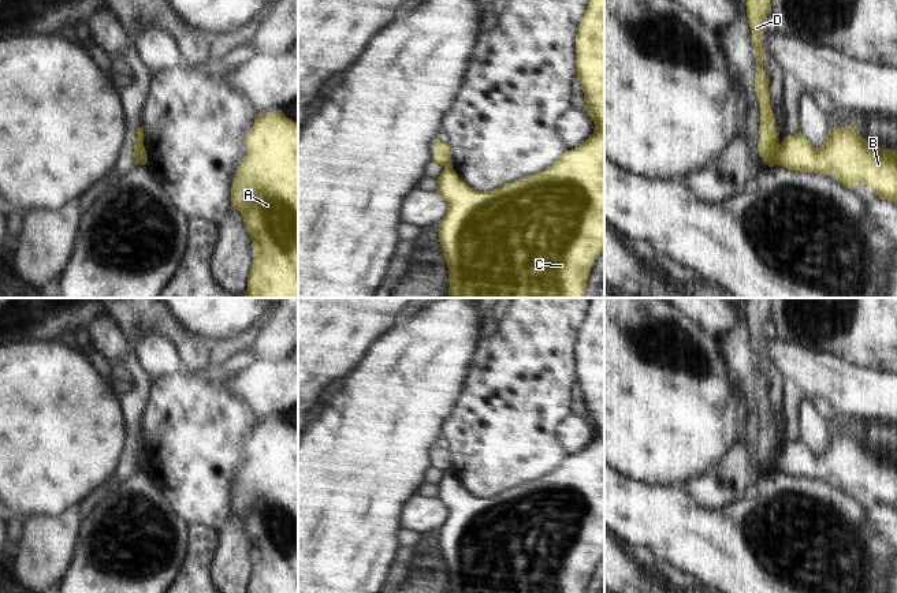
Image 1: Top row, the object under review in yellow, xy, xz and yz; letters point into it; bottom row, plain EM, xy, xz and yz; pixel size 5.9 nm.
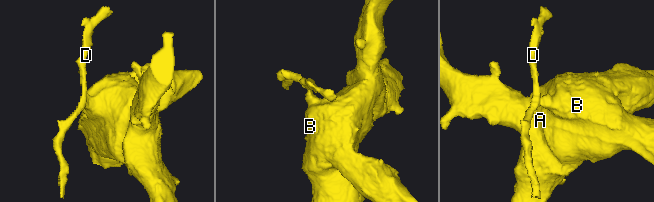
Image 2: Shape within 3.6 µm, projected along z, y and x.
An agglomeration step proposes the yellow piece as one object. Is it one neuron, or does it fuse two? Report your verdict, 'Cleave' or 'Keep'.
Cleave

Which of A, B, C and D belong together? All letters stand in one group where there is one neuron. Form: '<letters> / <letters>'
A B C / D

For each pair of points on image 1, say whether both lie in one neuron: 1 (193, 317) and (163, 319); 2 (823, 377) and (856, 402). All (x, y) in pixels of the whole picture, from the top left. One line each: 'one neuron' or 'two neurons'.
1: two neurons
2: one neuron

